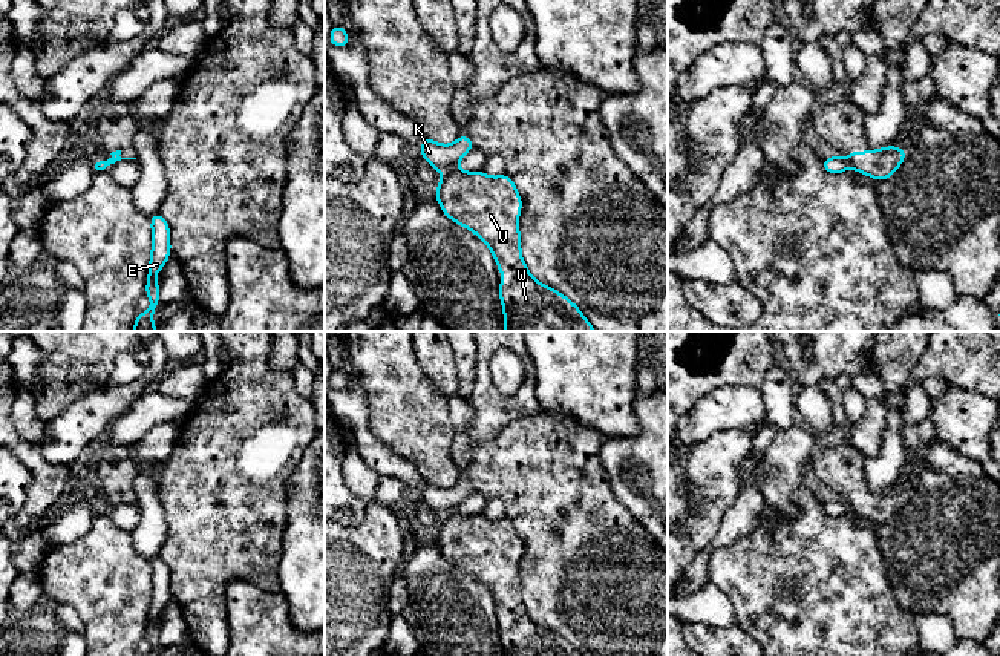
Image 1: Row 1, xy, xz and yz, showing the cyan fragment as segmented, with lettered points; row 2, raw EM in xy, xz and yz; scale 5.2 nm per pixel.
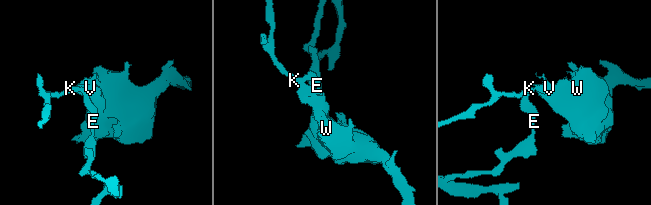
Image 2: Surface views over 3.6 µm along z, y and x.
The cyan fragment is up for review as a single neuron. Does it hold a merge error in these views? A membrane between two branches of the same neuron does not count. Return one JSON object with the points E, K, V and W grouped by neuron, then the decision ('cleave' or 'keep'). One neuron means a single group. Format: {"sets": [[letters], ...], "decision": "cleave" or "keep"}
{"sets": [["E", "K"], ["V", "W"]], "decision": "cleave"}

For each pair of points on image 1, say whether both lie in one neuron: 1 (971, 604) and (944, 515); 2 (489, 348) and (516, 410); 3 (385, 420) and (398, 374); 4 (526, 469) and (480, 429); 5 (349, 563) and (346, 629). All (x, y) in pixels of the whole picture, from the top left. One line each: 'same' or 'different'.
1: same
2: same
3: same
4: different
5: same

